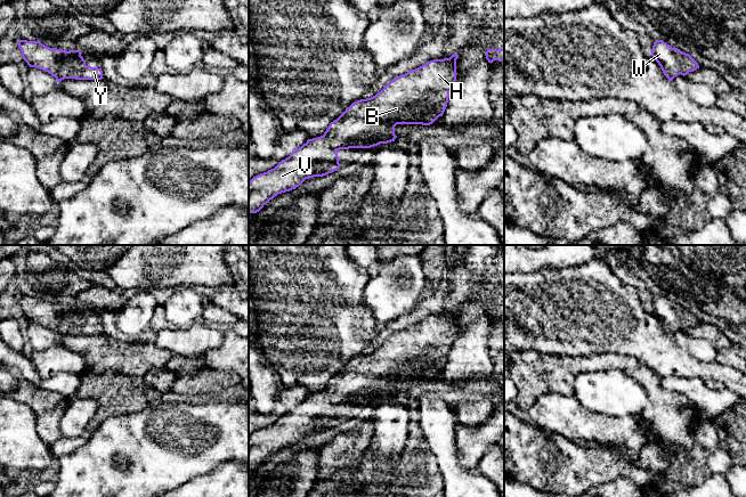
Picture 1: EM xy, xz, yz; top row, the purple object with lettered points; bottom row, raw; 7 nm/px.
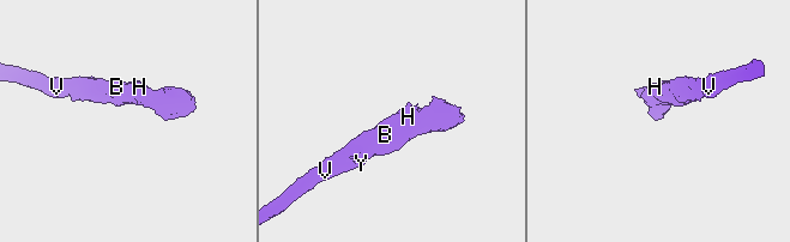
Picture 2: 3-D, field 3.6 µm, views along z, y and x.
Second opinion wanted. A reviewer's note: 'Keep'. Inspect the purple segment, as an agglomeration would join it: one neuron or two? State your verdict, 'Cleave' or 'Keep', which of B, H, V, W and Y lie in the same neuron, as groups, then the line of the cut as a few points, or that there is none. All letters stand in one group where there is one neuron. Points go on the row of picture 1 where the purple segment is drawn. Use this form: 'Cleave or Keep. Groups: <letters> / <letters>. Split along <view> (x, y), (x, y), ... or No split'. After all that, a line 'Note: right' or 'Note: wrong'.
Keep. Groups: B H V W Y. No split
Note: right

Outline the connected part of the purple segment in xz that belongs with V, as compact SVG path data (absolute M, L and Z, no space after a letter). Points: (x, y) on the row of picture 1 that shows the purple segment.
M455 52L449 58L433 59L395 78L375 96L357 100L347 107L330 123L323 136L308 139L274 169L253 177L249 181L249 213L259 212L275 196L295 189L306 179L336 171L341 165L336 153L340 149L371 148L395 141L397 124L432 124L443 116L447 107L448 97L456 81L457 57Z

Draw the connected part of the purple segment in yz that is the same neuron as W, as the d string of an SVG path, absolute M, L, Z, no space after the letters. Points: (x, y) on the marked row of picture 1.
M656 40L651 49L652 58L660 66L664 75L671 82L678 75L687 75L699 68L698 63L678 48L672 48L663 40Z

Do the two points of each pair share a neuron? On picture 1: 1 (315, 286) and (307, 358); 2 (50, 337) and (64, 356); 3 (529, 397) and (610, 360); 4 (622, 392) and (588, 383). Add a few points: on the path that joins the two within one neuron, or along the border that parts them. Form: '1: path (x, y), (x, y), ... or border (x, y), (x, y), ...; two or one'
1: path (310, 304), (309, 340); one
2: border (58, 341), (45, 349), (34, 351); two
3: path (550, 376), (570, 366), (590, 364); one
4: path (614, 392), (596, 391); one

